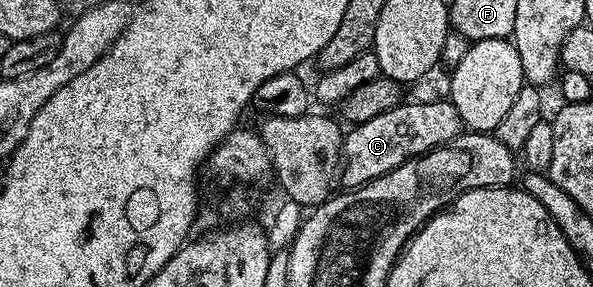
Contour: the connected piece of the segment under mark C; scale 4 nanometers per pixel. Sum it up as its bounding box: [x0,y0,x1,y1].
[339,99,461,190]

